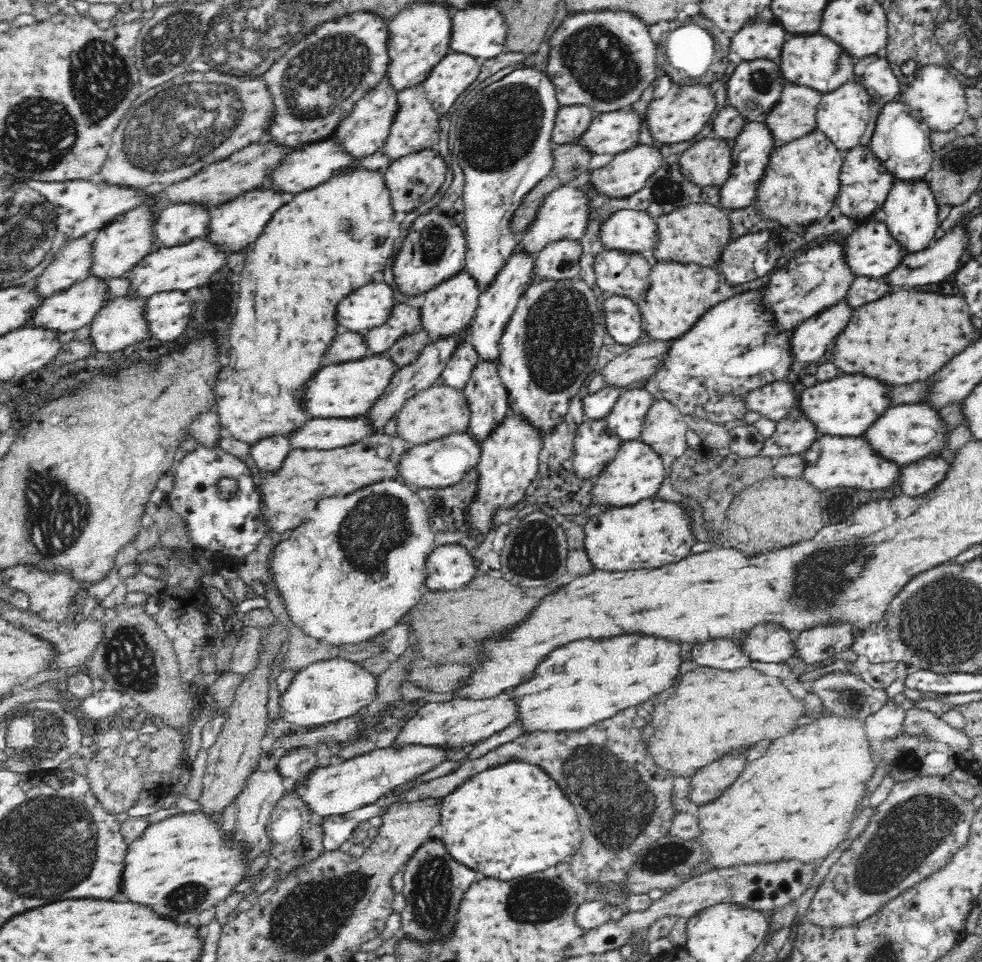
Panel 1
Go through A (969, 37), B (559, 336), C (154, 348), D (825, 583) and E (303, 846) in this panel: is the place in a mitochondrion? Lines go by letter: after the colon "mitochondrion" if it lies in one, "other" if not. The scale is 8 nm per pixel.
A: mitochondrion
B: mitochondrion
C: other
D: mitochondrion
E: mitochondrion

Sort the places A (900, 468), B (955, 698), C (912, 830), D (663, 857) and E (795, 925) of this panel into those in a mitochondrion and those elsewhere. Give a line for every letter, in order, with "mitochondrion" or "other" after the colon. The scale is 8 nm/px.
A: other
B: other
C: mitochondrion
D: mitochondrion
E: other

